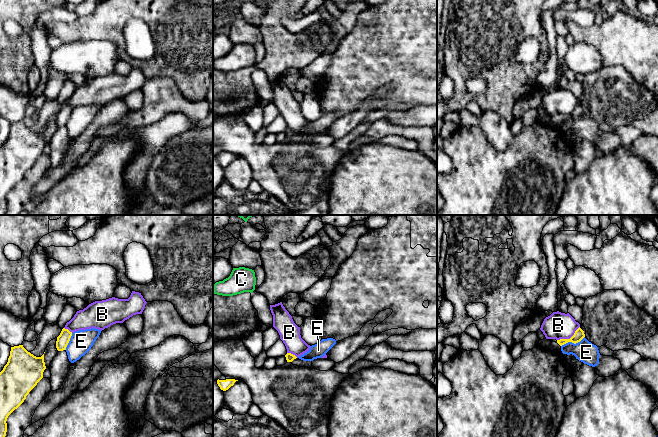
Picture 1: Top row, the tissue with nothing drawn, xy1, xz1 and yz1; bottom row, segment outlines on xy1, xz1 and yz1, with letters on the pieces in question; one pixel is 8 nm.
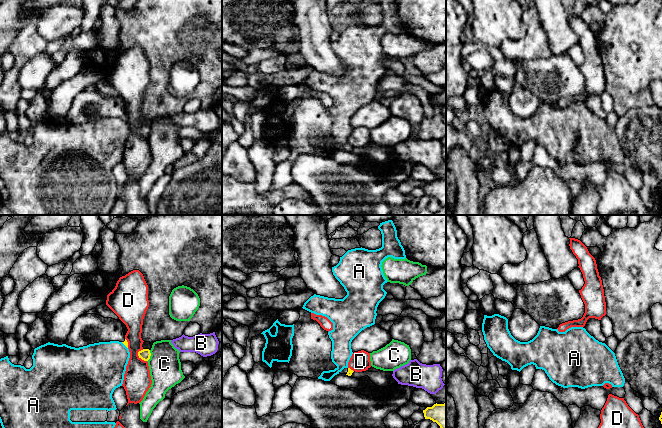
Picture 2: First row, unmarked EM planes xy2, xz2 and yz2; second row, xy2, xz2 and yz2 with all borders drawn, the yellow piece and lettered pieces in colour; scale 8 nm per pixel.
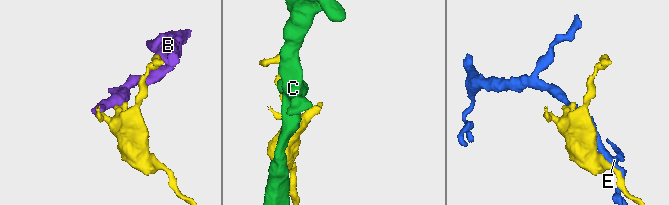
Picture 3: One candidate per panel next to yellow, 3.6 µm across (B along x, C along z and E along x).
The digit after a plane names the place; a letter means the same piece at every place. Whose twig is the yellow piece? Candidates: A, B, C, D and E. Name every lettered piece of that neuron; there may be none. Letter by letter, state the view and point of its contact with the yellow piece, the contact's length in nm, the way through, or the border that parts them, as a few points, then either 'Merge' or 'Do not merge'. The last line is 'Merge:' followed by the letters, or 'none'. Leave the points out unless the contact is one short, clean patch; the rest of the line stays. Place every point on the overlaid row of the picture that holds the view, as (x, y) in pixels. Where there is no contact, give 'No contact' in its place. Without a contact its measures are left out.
A: Touches yellow at xy2 (124, 344). Shared border 80 nm. Boundary: xy2 (121, 342), (127, 348). Do not merge
B: Touches yellow at yz1 (570, 338). Shared border 220 nm. Do not merge
C: Touches yellow at xy2 (150, 355). Shared border 100 nm. Boundary: xy2 (150, 350), (150, 358), (147, 361). Do not merge
D: Touches yellow at xy2 (140, 357). Shared border 110 nm. Boundary: xy2 (139, 350), (138, 355), (146, 361). Do not merge
E: Touches yellow at yz1 (572, 342). Shared border 200 nm. Boundary: yz1 (584, 336), (575, 343), (566, 342), (561, 346). Do not merge
Merge: none

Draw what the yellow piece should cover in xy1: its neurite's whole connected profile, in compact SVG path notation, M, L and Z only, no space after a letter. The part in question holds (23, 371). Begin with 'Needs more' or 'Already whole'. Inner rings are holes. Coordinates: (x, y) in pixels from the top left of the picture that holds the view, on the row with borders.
Already whole. M23 345L11 347L7 364L0 372L0 437L7 432L7 418L43 378L44 354L36 357Z

